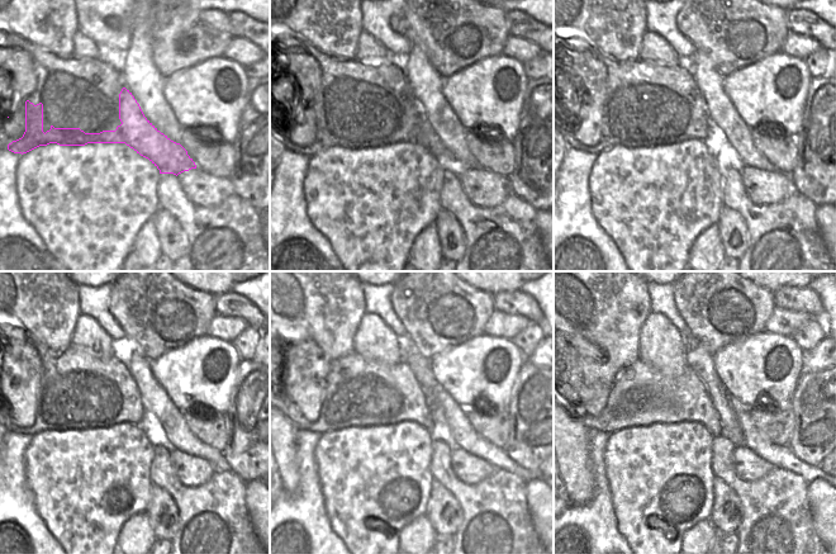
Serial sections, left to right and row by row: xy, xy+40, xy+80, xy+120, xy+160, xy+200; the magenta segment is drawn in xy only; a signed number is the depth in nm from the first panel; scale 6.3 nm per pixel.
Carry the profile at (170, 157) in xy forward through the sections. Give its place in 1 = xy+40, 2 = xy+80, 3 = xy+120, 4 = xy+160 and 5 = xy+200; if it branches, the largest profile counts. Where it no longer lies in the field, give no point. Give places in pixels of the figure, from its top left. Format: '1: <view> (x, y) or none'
1: xy+40 (342, 137)
2: xy+80 (628, 137)
3: xy+120 (60, 421)
4: xy+160 (343, 420)
5: xy+200 (604, 422)

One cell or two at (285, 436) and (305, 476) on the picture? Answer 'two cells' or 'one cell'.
two cells

